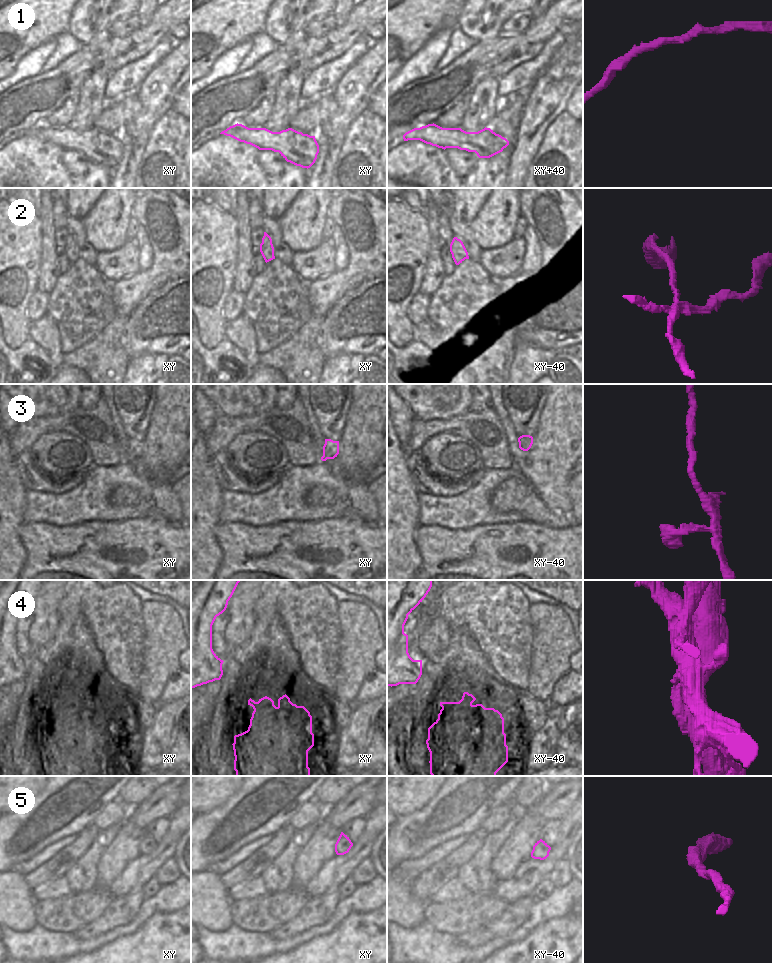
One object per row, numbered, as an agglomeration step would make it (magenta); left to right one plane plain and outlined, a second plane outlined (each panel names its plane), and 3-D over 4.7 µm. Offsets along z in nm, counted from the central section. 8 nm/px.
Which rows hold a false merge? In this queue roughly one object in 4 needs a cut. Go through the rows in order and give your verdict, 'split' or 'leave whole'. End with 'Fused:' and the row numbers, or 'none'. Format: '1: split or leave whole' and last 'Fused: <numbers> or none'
1: leave whole
2: split
3: leave whole
4: split
5: leave whole
Fused: 2, 4

